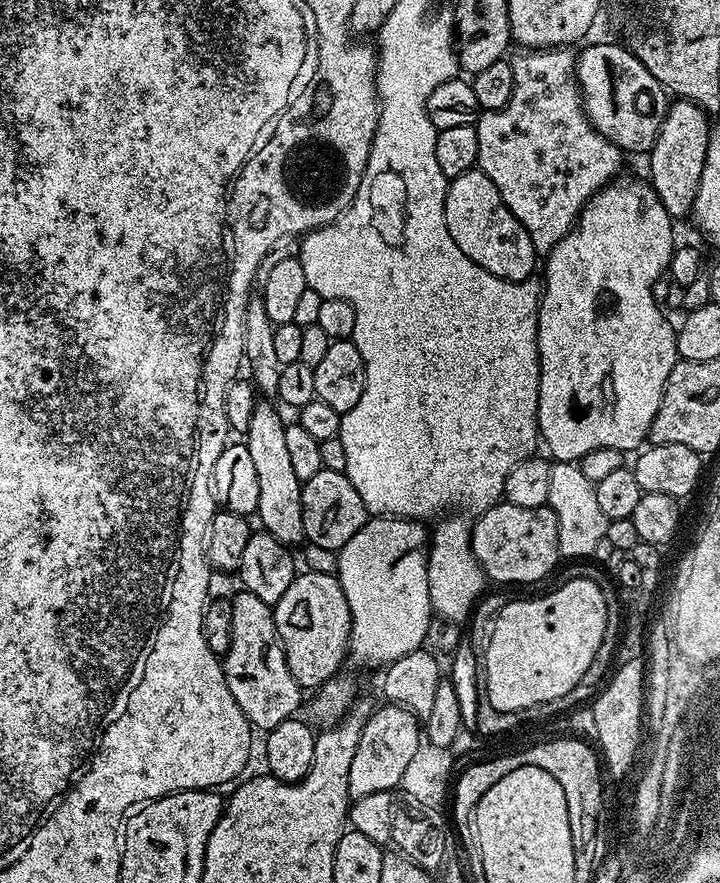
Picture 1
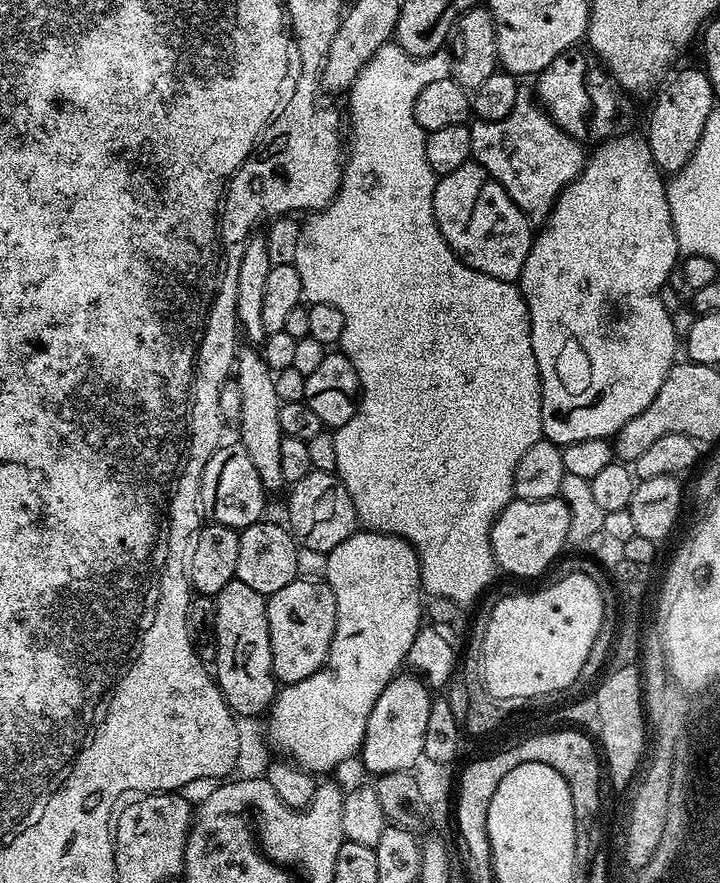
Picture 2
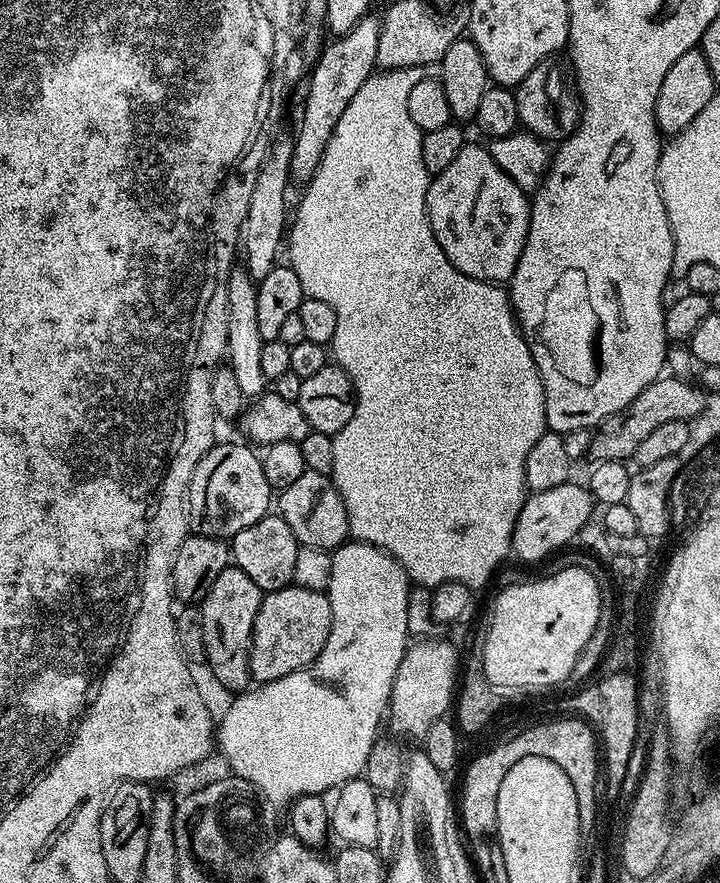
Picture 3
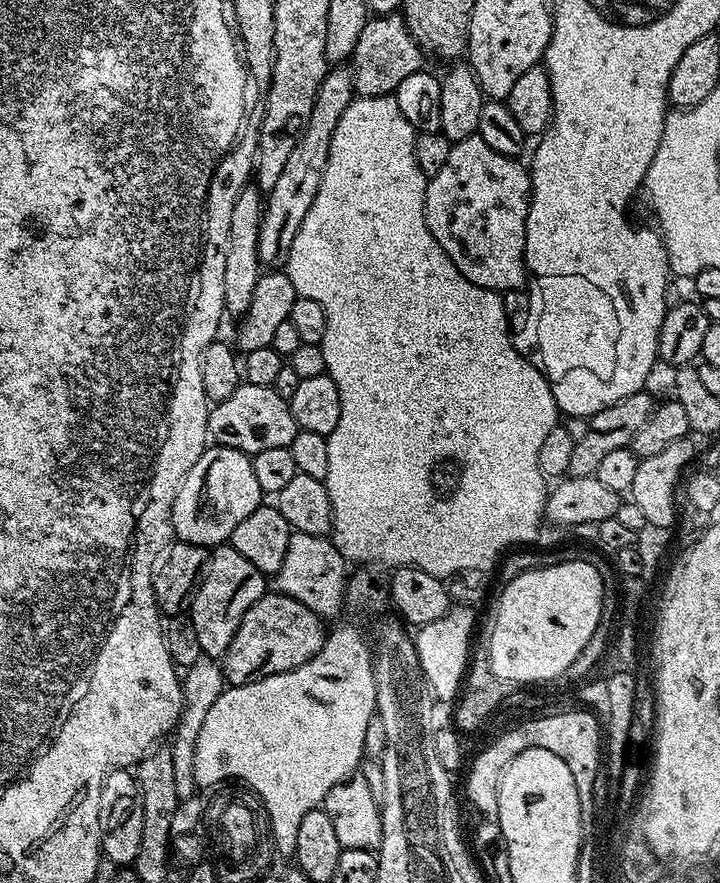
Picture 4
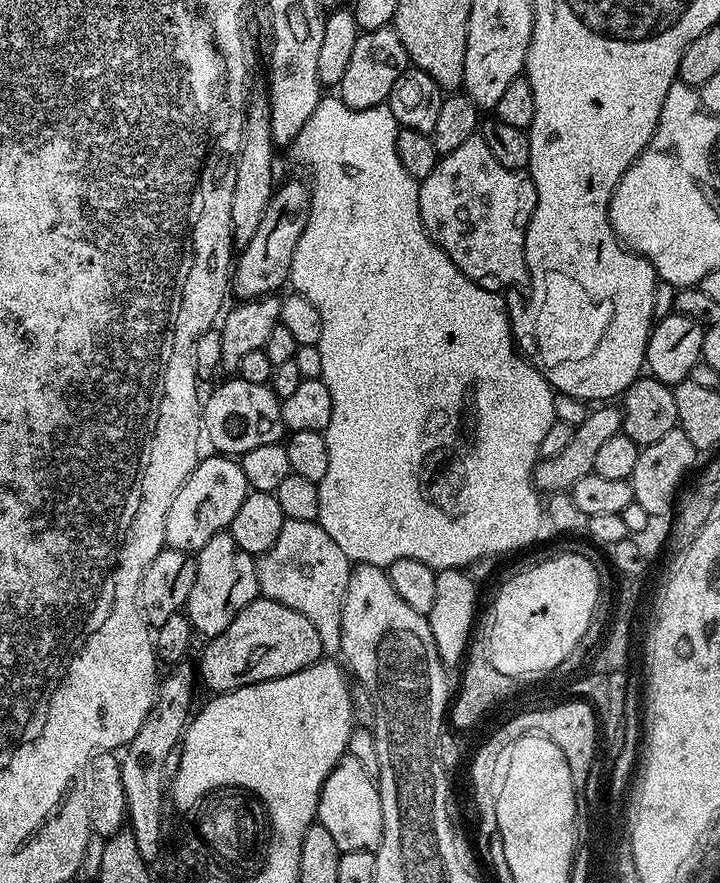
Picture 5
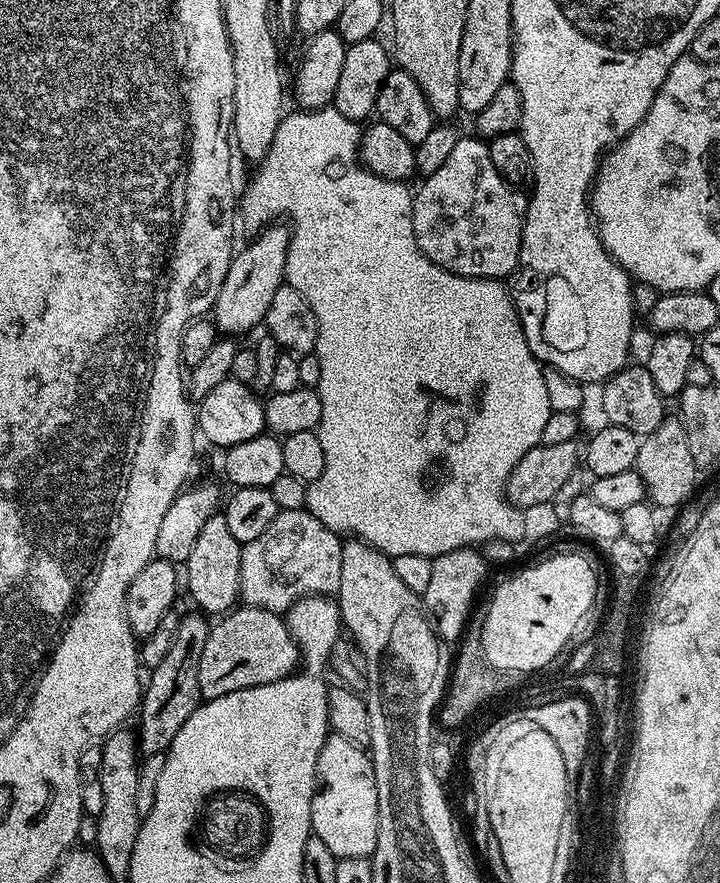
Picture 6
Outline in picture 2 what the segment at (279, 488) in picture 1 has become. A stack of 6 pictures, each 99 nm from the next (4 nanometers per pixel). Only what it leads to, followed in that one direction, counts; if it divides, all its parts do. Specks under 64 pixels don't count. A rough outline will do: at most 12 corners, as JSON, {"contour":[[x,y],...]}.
{"contour":[[259,351],[236,353],[238,442],[269,493],[285,487],[281,400]]}

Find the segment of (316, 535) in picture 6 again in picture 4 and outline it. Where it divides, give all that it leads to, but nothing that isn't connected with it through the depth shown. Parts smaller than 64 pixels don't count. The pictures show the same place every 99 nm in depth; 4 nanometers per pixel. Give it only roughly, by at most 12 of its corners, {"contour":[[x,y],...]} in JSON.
{"contour":[[292,532],[274,588],[322,618],[346,604],[344,555]]}

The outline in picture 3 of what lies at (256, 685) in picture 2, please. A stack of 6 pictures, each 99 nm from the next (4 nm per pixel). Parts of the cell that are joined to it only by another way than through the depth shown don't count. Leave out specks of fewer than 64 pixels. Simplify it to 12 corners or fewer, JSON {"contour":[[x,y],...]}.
{"contour":[[229,566],[199,601],[212,676],[249,687],[248,651],[262,591]]}

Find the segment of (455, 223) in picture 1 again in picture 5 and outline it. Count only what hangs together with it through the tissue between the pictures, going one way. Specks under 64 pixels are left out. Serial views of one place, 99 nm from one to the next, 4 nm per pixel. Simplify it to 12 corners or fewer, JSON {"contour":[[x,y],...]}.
{"contour":[[466,138],[419,181],[423,200],[494,200],[478,226],[428,236],[491,292],[527,285],[526,230],[536,205],[511,172]]}

